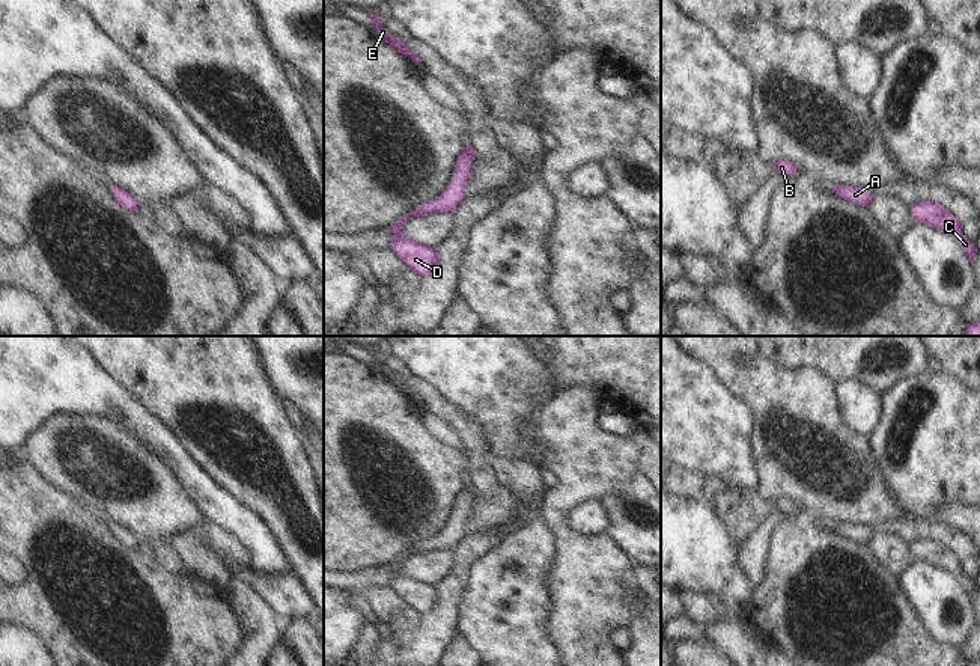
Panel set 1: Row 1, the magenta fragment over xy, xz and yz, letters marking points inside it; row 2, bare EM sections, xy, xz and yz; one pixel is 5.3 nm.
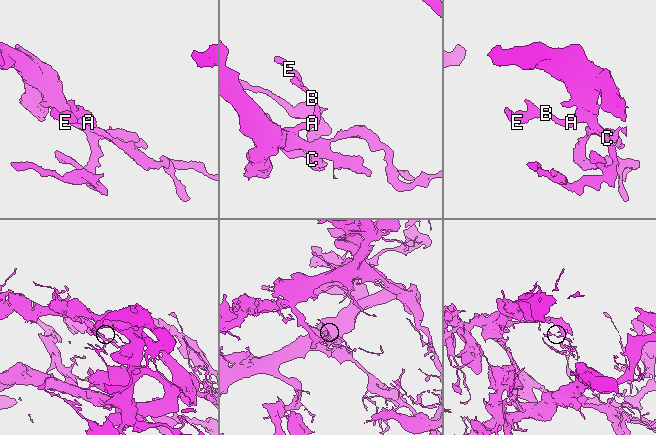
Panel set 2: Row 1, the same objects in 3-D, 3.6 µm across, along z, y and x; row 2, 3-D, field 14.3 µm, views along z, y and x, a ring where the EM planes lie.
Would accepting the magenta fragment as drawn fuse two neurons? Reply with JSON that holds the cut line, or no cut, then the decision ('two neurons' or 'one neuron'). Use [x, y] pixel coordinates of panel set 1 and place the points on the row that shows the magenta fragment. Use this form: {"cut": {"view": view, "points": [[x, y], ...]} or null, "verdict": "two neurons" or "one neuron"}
{"cut": null, "verdict": "one neuron"}

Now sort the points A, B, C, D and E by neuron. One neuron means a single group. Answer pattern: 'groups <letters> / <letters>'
groups A B C D E

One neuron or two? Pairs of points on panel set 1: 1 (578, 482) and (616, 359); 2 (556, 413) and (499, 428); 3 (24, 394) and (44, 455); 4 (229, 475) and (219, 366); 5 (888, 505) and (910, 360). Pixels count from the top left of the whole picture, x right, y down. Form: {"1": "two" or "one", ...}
{"1": "two", "2": "two", "3": "two", "4": "one", "5": "two"}

